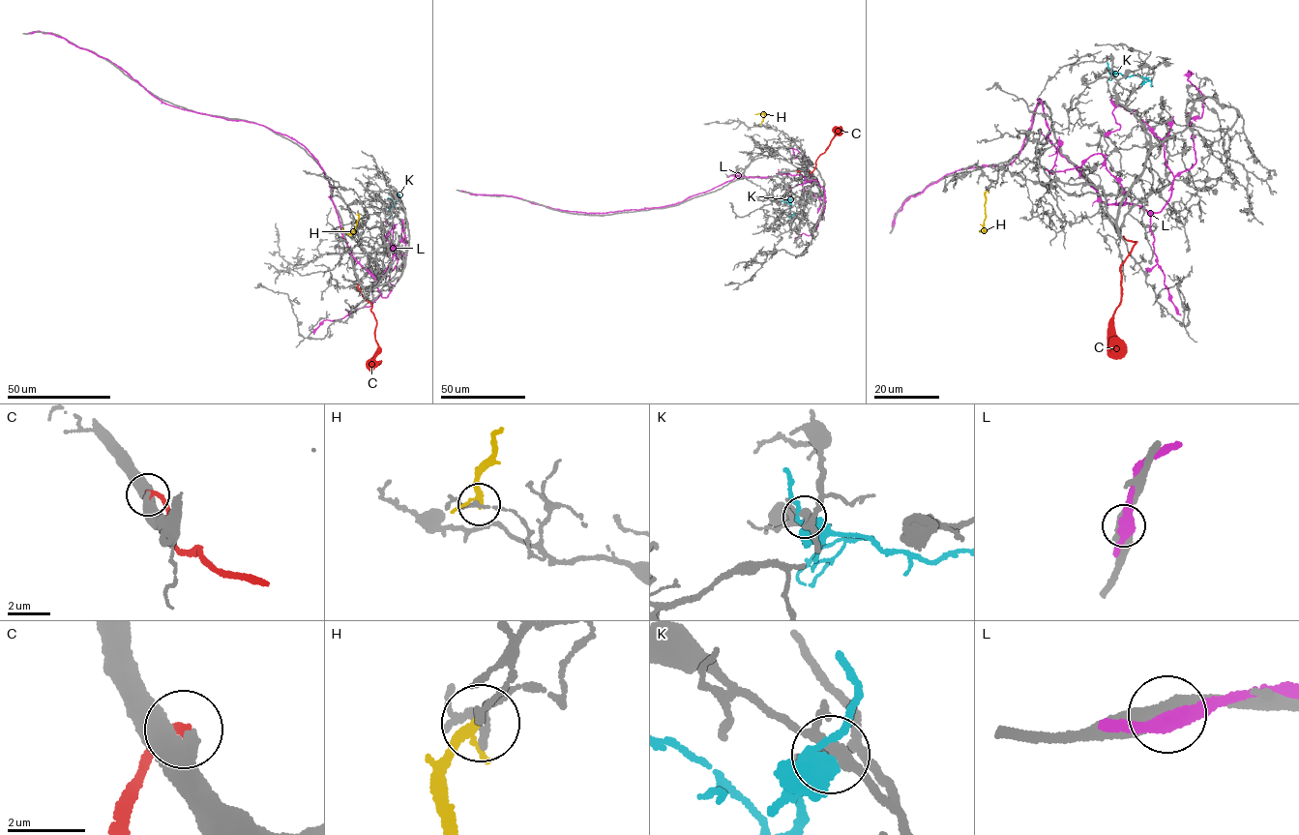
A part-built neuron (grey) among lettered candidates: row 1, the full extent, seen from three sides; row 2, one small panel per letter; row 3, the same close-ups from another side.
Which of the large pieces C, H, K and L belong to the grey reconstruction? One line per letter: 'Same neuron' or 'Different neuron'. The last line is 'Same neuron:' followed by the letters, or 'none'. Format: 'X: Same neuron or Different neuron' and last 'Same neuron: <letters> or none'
C: Same neuron
H: Different neuron
K: Different neuron
L: Different neuron
Same neuron: C

